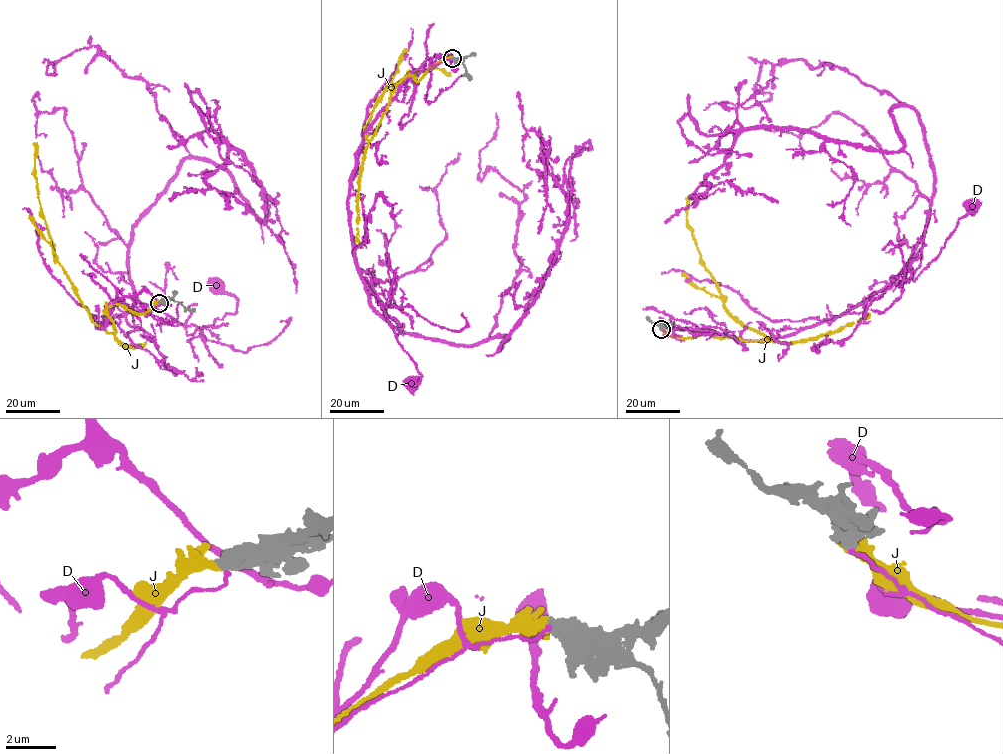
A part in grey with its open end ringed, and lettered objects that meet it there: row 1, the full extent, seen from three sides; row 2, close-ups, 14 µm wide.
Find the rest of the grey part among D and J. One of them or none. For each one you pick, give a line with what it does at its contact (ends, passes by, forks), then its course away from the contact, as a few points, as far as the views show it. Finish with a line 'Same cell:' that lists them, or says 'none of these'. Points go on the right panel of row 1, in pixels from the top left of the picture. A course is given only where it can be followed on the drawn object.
J: it ends | via (661, 329), (680, 338), (699, 335), (697, 332), (775, 341), (743, 327), (728, 313), (688, 224), (689, 197)
Same cell: J

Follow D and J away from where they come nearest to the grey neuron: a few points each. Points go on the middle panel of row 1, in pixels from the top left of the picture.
D: (452, 59), (430, 67), (426, 59), (402, 85), (365, 133), (349, 192), (357, 267), (421, 374), (410, 383)
J: (452, 58), (430, 67), (420, 80), (402, 79), (368, 141), (364, 127), (387, 87), (434, 68), (448, 75)

